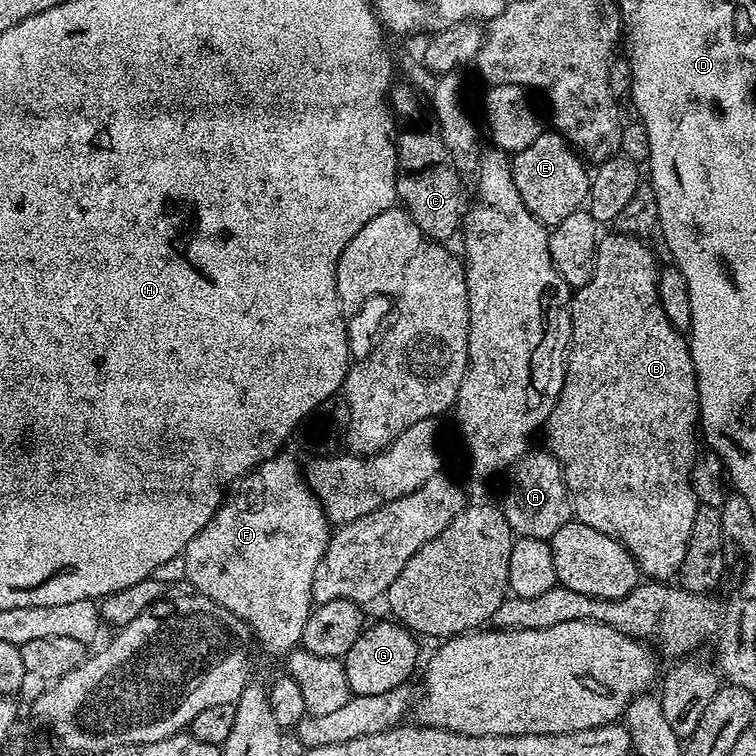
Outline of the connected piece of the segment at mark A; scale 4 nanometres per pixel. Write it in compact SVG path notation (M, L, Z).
M529 450L507 469L502 507L508 525L517 537L551 541L553 534L572 516L572 502L564 481L564 468L551 451Z

